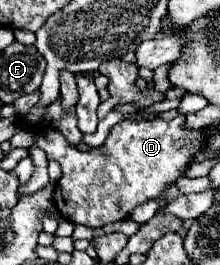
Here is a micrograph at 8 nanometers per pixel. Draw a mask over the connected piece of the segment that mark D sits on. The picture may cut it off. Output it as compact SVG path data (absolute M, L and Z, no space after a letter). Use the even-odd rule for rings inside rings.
M176 116L170 122L120 122L110 130L102 146L88 152L76 150L52 128L40 132L36 144L46 150L50 160L58 160L62 166L62 178L54 192L58 212L74 224L102 228L130 216L138 204L156 198L166 186L174 184L184 174L192 152L196 152L196 140L200 140L200 130L184 130L184 116ZM116 200L120 200L120 208L116 208Z

